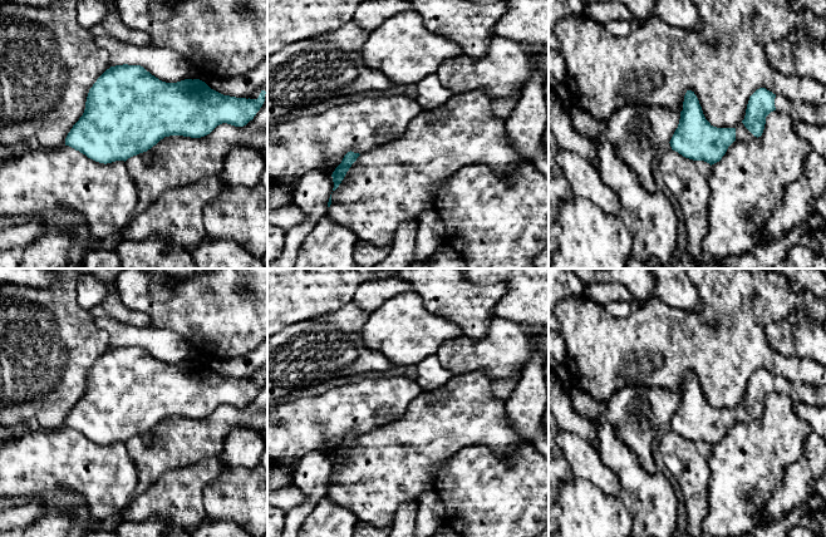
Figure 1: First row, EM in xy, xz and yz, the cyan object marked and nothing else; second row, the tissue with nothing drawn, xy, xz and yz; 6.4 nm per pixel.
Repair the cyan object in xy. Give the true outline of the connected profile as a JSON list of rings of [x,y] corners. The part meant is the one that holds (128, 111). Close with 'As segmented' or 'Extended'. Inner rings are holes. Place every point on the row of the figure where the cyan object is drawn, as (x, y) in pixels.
[[[115,65],[89,89],[84,113],[68,133],[65,146],[99,163],[126,162],[147,152],[164,137],[201,138],[222,123],[244,127],[266,100],[267,83],[246,99],[223,95],[200,79],[166,83],[141,65]]]. Extended

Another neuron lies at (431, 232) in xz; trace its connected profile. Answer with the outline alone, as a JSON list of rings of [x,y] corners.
[[[436,208],[426,210],[418,217],[417,246],[410,263],[432,256],[444,242],[444,227]]]

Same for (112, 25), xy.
[[[110,11],[90,30],[95,36],[107,35],[118,41],[124,41],[136,46],[147,46],[151,44],[151,38],[146,31],[132,29],[124,25],[117,11]]]

